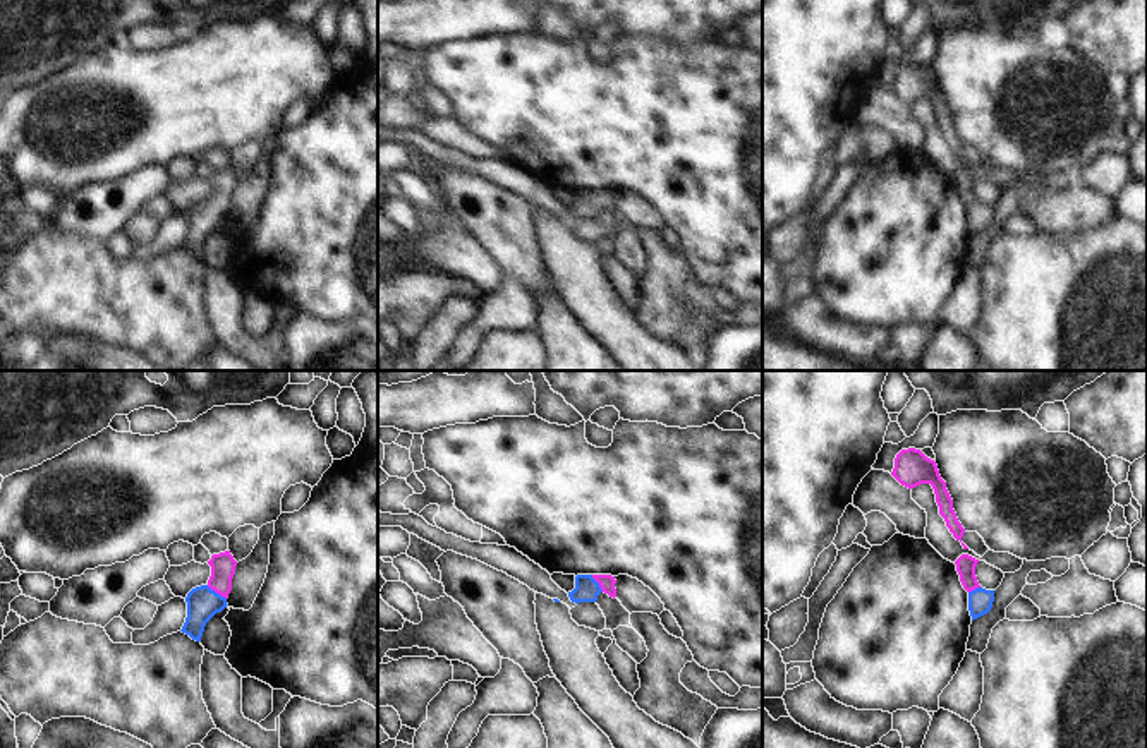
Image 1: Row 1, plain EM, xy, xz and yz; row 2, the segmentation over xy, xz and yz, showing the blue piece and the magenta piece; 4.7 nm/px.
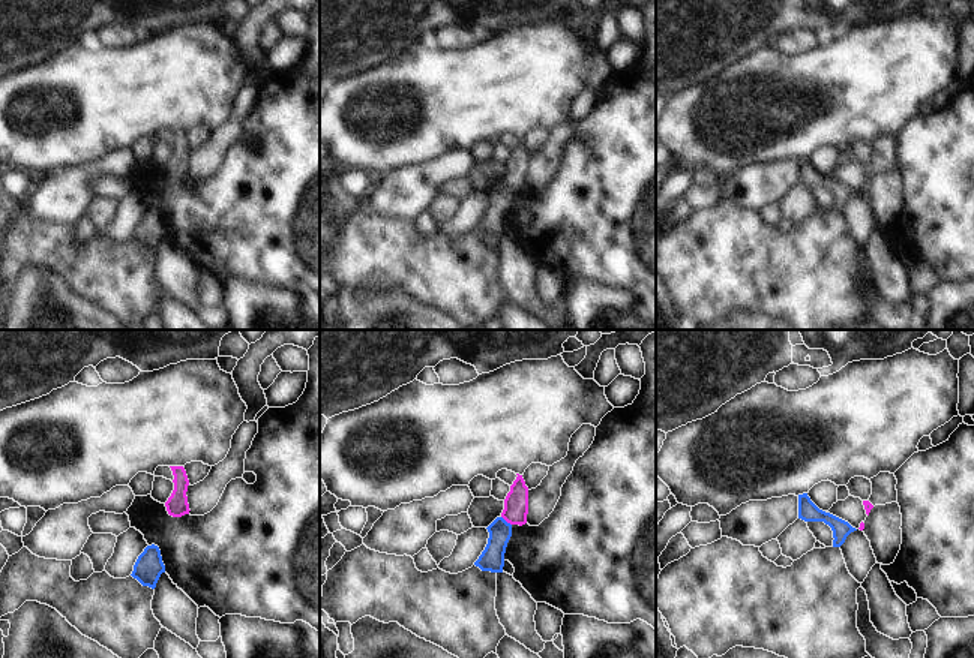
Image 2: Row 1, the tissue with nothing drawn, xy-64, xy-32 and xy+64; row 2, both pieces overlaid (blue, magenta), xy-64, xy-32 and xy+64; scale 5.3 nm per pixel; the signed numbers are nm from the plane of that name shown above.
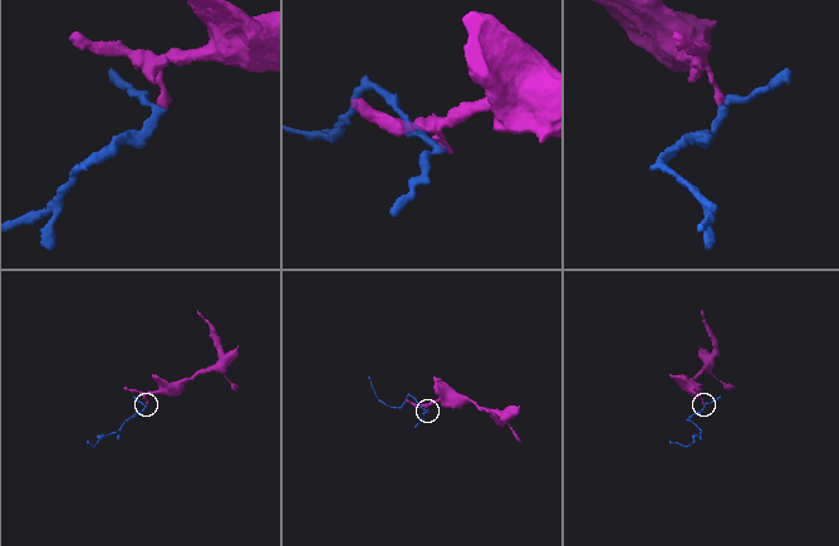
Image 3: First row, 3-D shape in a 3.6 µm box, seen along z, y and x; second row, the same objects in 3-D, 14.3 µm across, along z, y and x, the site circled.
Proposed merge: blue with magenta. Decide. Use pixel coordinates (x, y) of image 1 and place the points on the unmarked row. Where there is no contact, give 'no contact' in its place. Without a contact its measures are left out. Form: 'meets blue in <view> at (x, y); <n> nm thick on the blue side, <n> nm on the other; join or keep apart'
meets blue in xy at (215, 208); 150 nm thick on the blue side, 110 nm on the other; join

